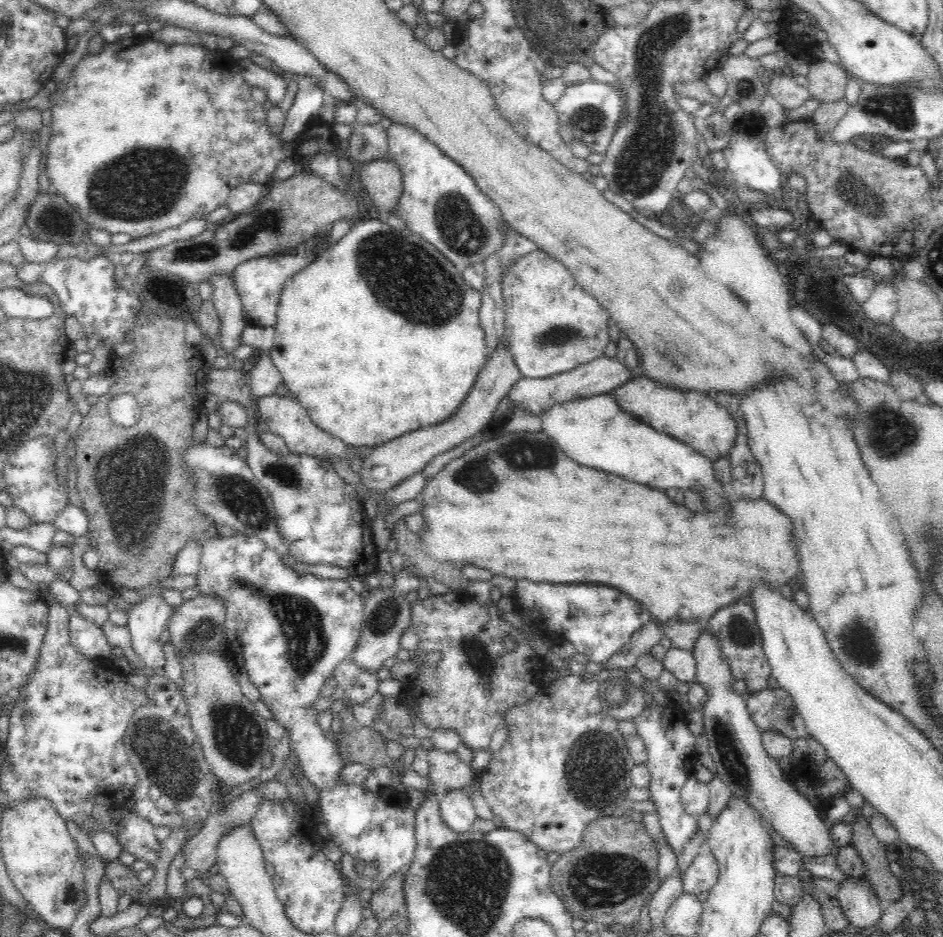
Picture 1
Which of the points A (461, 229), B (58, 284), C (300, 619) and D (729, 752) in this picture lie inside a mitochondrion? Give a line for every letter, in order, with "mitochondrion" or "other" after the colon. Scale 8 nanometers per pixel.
A: mitochondrion
B: other
C: mitochondrion
D: mitochondrion

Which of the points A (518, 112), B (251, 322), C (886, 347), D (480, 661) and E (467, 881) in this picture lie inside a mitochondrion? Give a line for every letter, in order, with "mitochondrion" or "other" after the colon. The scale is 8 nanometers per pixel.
A: mitochondrion
B: other
C: other
D: mitochondrion
E: mitochondrion

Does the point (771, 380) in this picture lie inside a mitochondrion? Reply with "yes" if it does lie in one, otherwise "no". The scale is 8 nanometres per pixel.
no

